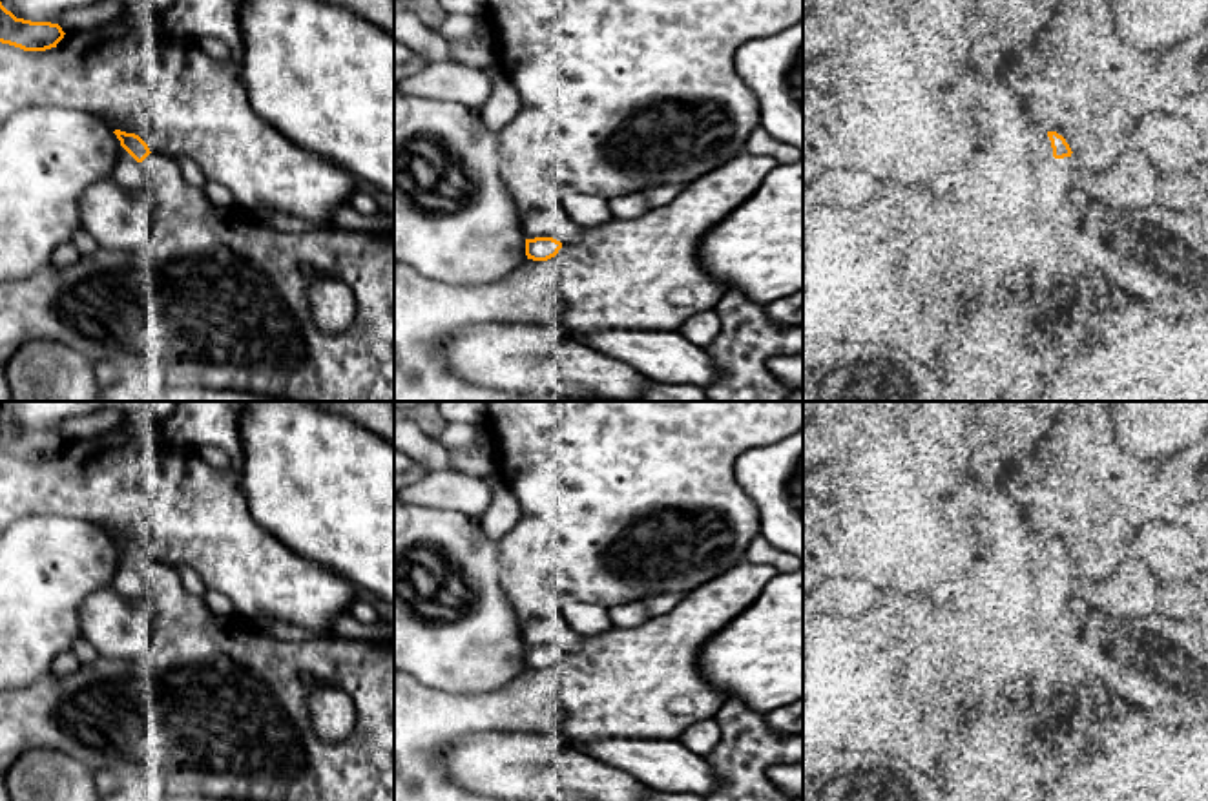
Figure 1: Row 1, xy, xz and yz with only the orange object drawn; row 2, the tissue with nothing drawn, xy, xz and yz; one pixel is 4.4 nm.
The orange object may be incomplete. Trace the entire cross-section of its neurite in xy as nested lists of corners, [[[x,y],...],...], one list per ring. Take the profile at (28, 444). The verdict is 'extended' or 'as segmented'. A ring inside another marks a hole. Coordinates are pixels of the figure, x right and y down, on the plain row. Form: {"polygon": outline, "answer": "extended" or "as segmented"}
{"polygon": [[[0,411],[0,451],[24,460],[46,460],[64,447],[58,432],[16,427]]], "answer": "as segmented"}

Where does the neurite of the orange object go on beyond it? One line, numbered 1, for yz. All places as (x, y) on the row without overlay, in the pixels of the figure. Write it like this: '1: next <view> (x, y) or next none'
1: next none

